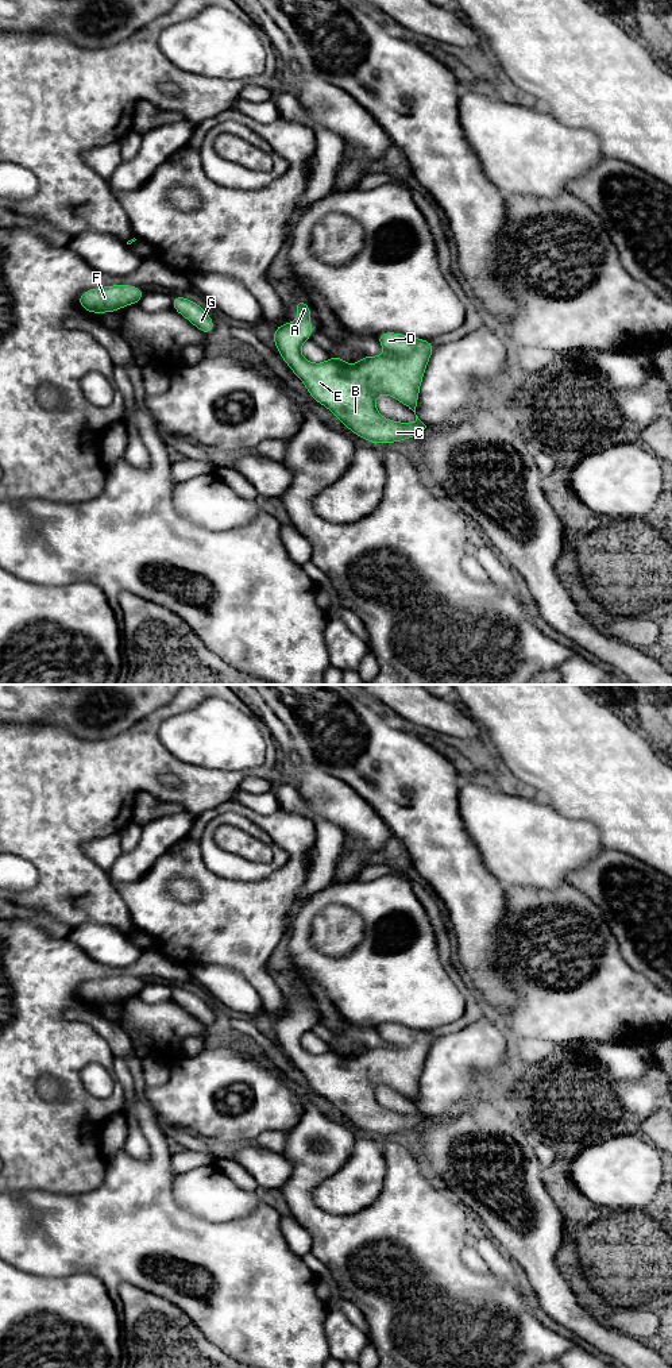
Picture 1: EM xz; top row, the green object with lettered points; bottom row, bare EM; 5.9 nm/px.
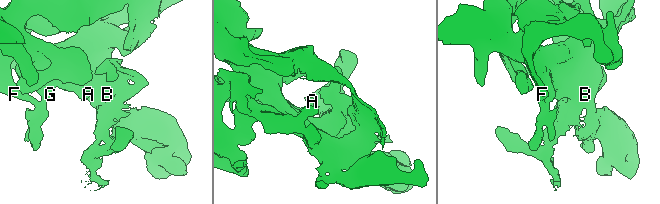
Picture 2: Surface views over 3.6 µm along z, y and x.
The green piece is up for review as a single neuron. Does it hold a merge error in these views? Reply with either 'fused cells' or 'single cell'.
single cell

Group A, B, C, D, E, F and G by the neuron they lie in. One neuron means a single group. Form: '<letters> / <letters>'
A B C D E F G

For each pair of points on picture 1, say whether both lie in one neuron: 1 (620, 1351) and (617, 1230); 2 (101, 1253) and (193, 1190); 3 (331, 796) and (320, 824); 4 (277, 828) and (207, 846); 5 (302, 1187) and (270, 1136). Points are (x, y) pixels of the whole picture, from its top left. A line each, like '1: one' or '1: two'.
1: two
2: two
3: two
4: two
5: two

